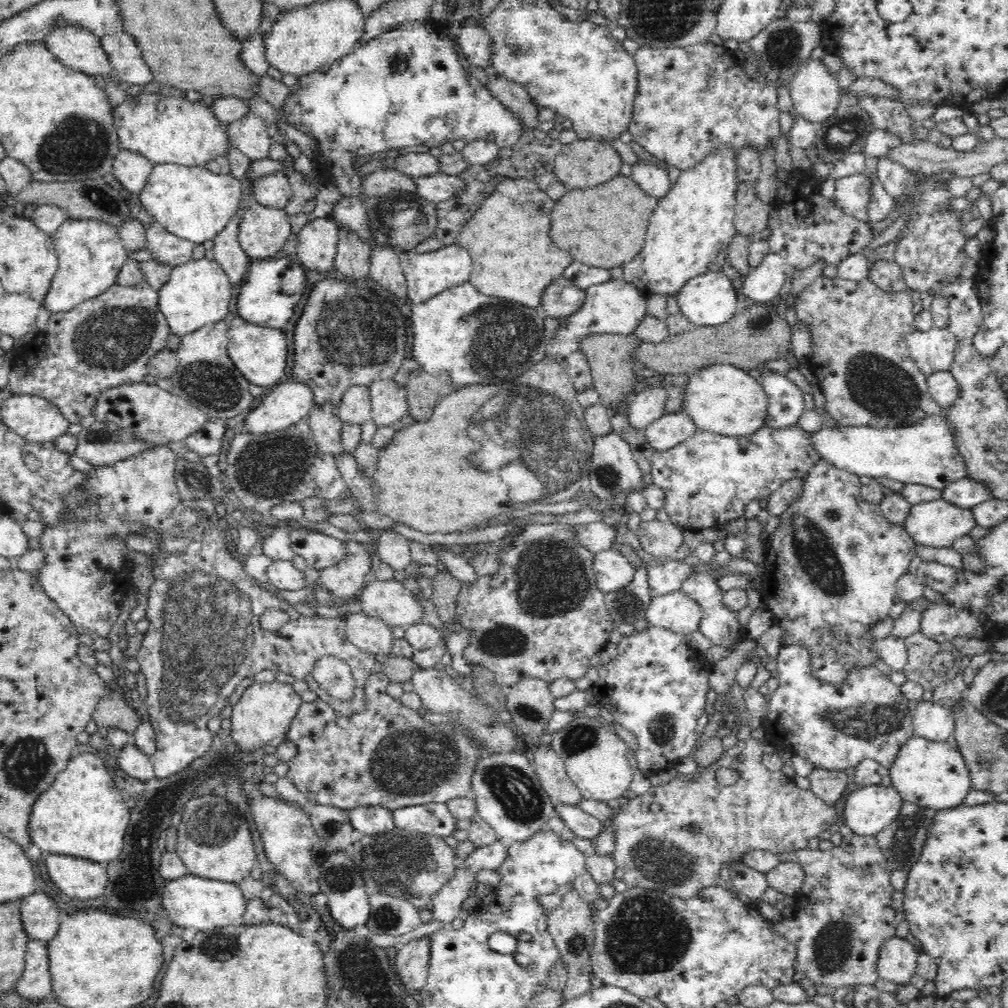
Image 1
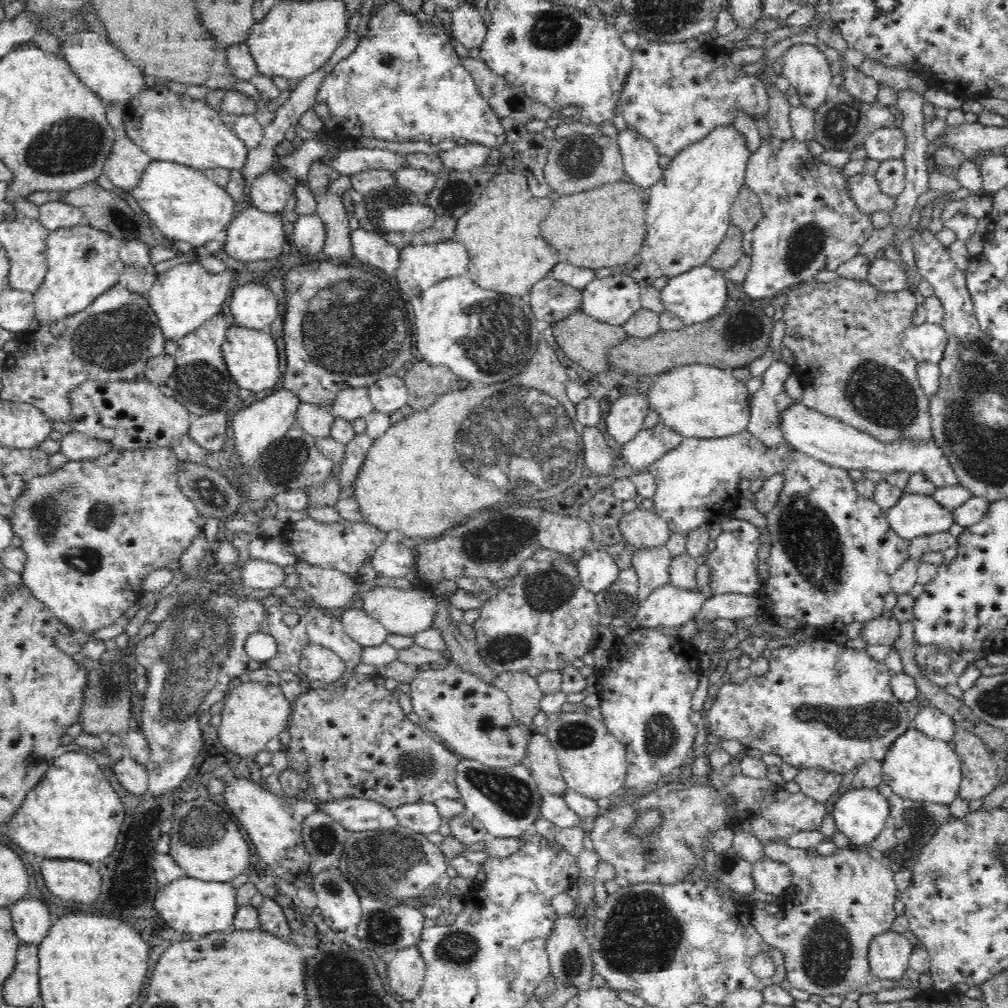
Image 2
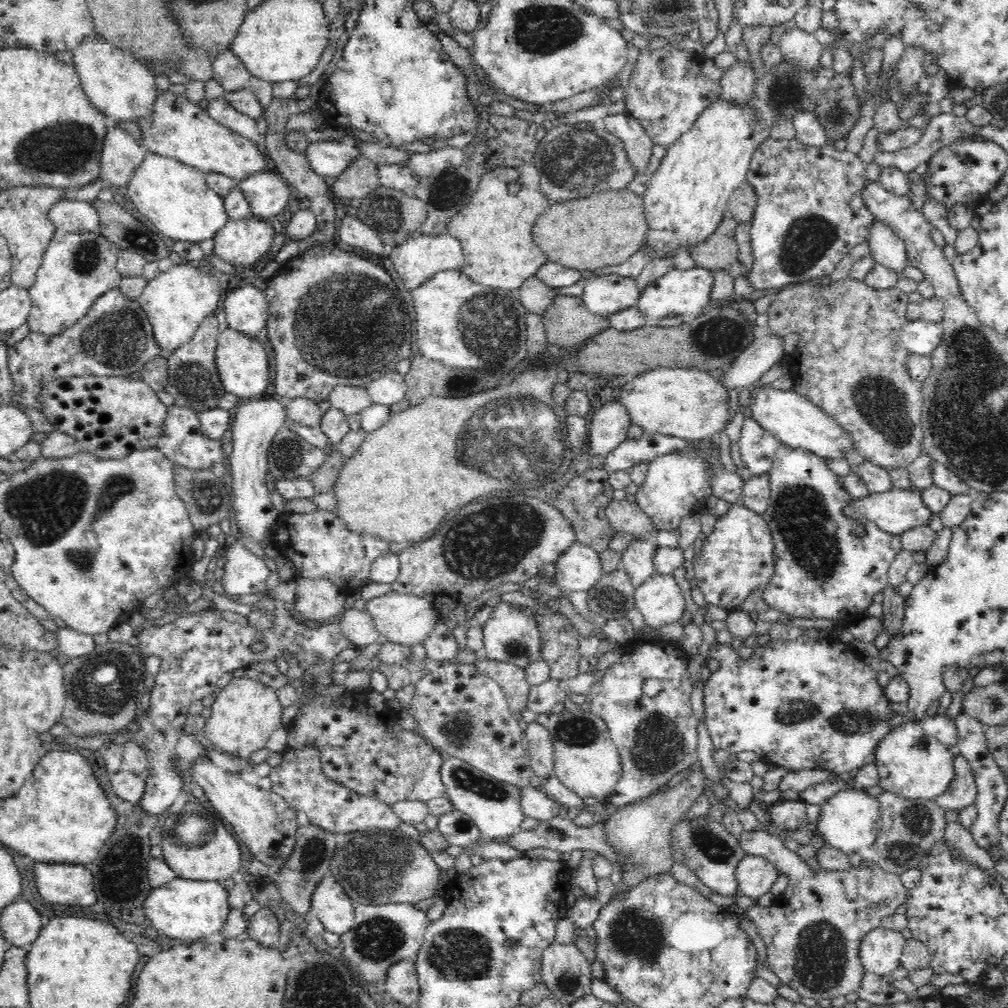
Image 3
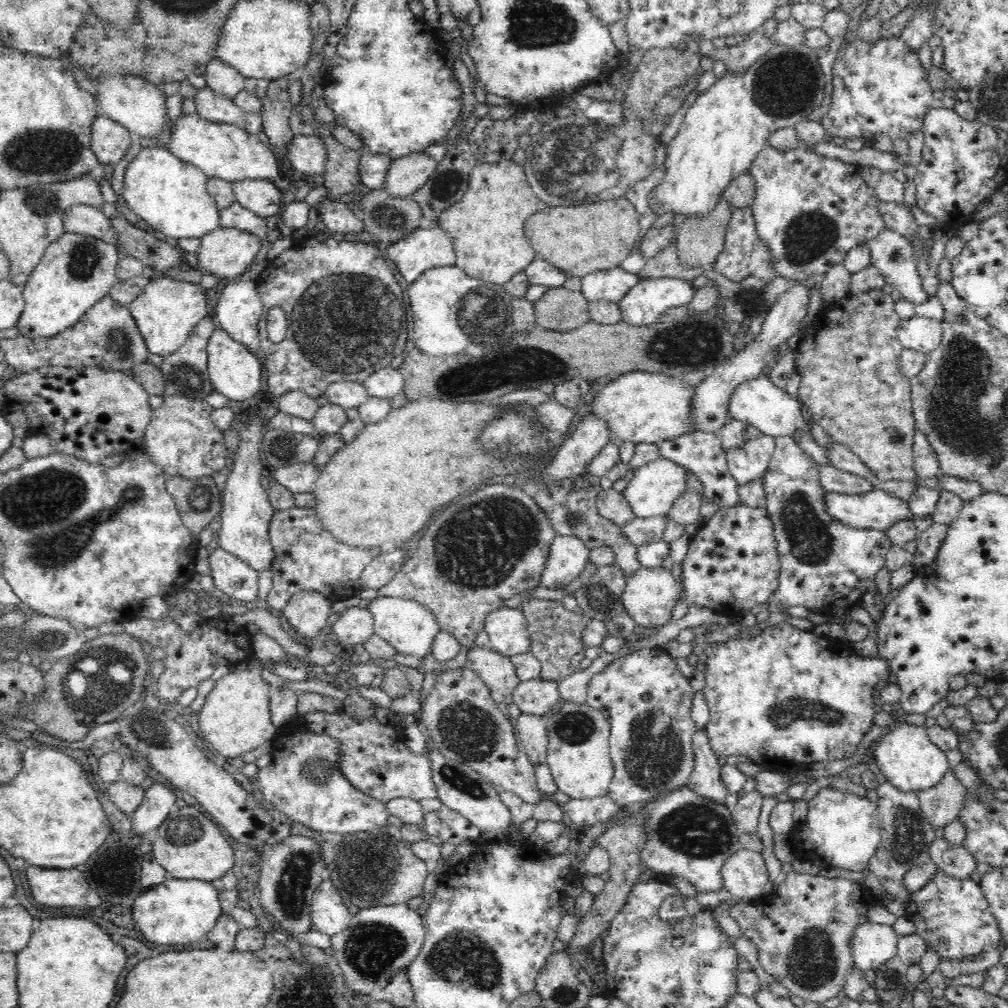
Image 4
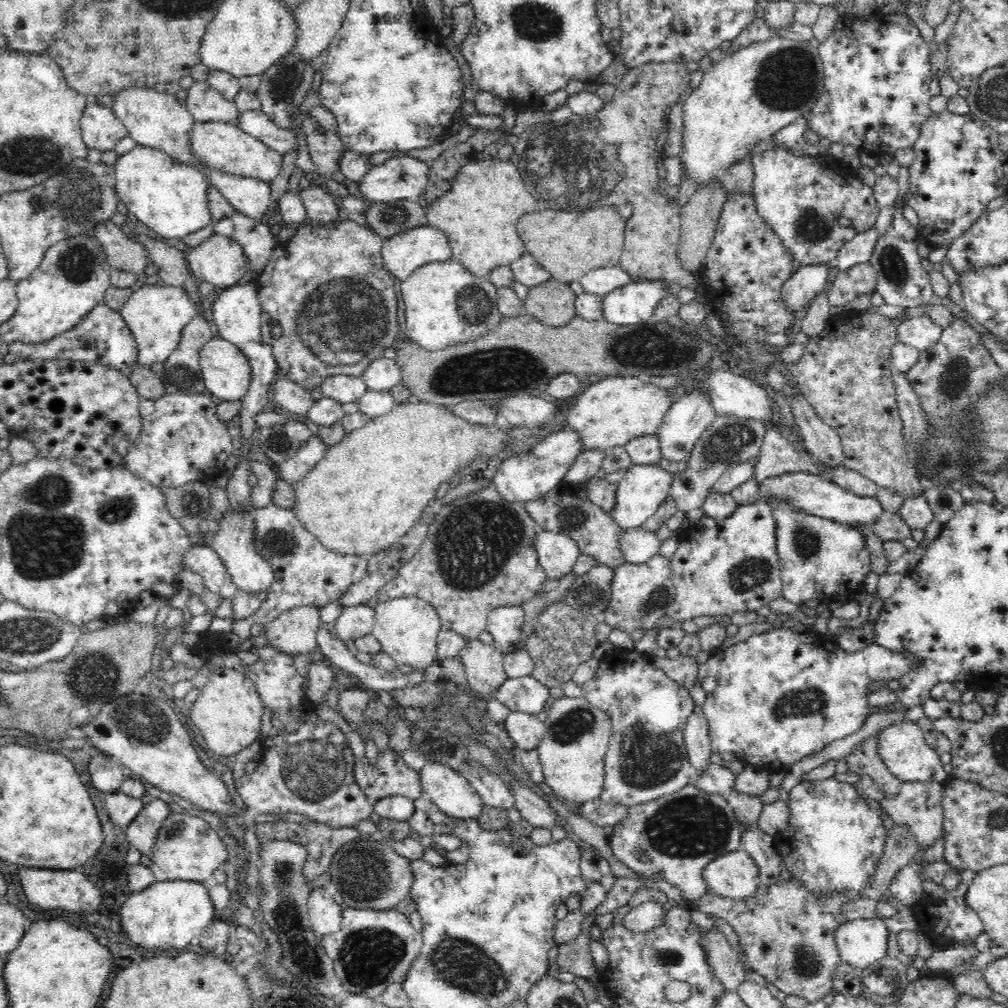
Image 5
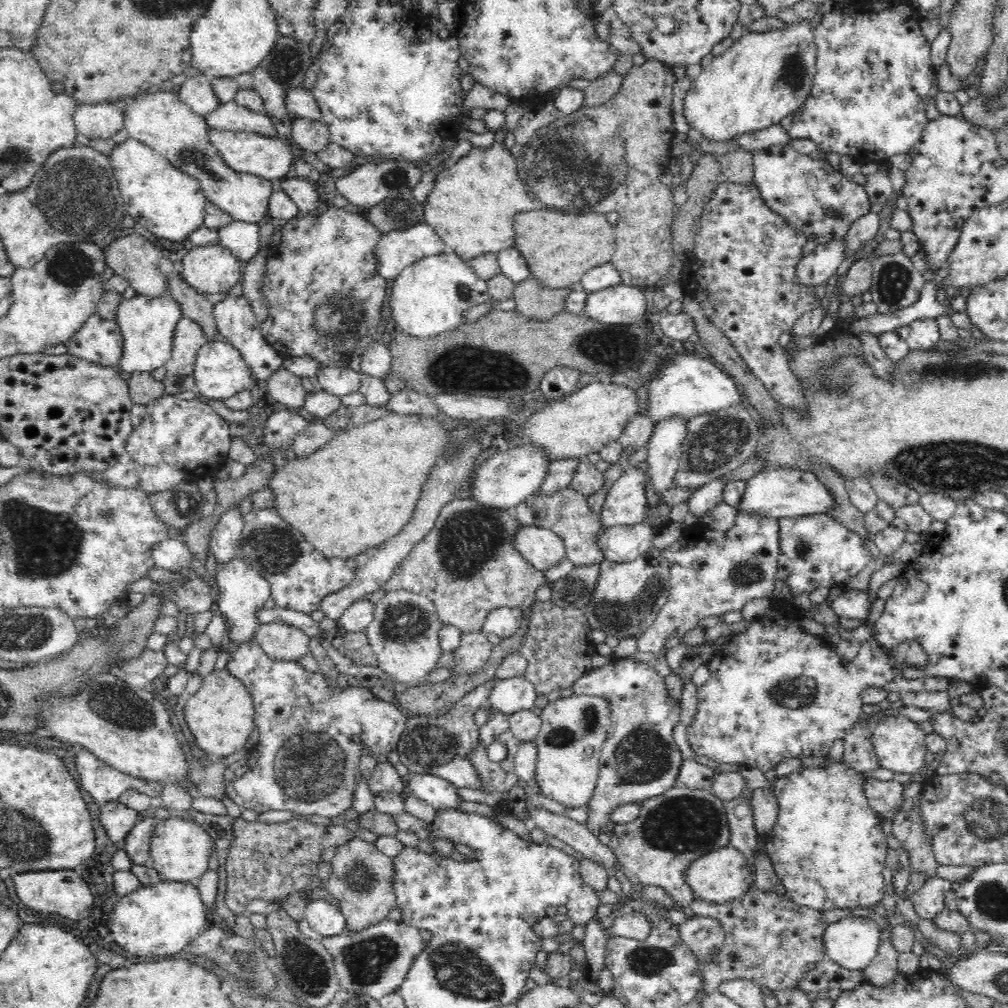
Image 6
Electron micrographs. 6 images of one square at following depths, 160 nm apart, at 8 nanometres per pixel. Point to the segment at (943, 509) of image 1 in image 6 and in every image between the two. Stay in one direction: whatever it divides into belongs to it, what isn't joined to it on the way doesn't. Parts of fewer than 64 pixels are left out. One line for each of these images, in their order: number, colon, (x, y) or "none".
2: (917, 516)
3: (899, 511)
4: (877, 509)
5: (811, 494)
6: (778, 492)

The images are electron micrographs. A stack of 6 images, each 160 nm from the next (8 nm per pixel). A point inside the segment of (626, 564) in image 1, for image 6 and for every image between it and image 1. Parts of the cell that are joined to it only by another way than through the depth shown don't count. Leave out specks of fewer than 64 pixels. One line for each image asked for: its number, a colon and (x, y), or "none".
2: (598, 569)
3: (579, 569)
4: (569, 556)
5: (558, 553)
6: (544, 549)

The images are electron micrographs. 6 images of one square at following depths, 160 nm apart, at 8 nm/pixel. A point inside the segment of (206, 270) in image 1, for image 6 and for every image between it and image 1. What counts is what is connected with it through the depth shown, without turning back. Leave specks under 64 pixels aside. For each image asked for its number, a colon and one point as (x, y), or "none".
2: (184, 297)
3: (177, 301)
4: (167, 310)
5: (157, 315)
6: (148, 324)

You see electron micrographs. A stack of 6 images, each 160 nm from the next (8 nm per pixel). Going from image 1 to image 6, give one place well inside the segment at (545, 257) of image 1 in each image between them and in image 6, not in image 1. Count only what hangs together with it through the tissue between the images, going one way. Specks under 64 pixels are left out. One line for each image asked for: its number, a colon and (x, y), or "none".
2: (508, 255)
3: (495, 230)
4: (487, 226)
5: (479, 215)
6: (472, 205)

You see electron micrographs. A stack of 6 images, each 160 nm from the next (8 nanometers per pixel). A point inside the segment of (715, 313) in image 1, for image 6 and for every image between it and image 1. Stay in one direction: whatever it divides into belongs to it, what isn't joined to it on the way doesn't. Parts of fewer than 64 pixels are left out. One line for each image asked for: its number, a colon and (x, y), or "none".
2: (700, 294)
3: (688, 293)
4: (645, 304)
5: (635, 303)
6: (622, 304)

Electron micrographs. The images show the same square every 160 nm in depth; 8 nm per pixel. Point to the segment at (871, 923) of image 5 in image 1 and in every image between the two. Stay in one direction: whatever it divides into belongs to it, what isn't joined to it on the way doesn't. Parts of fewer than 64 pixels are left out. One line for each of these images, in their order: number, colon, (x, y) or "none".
1: (898, 958)
2: (890, 954)
3: (881, 951)
4: (874, 945)

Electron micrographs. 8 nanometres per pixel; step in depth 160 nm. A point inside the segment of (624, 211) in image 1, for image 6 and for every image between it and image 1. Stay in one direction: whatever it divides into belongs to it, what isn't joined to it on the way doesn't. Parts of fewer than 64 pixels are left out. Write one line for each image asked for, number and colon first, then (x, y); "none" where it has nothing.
2: (605, 226)
3: (608, 228)
4: (579, 240)
5: (568, 244)
6: (560, 248)

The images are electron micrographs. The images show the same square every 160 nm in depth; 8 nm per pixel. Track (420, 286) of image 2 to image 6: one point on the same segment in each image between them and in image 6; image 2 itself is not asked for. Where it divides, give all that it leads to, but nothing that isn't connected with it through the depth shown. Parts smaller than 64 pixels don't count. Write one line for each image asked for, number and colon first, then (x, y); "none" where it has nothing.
3: (417, 260)
4: (423, 249)
5: (403, 253)
6: (398, 249)

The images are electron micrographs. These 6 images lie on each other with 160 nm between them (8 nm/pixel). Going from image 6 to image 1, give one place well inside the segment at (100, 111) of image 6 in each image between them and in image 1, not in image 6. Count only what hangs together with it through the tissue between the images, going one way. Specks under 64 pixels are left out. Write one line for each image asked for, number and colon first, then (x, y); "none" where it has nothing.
1: (132, 170)
2: (125, 166)
3: (121, 155)
4: (110, 141)
5: (101, 130)

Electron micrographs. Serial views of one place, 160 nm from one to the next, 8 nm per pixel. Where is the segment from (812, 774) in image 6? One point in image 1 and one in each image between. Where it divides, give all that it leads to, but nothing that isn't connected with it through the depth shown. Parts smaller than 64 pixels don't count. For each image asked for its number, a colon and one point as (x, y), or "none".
1: (869, 809)
2: (860, 814)
3: (850, 820)
4: (841, 829)
5: (833, 841)

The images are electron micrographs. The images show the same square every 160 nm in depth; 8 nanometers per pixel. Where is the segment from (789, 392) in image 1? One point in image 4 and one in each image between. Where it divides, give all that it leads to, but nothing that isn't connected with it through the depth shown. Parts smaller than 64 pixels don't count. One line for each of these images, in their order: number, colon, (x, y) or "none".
2: (770, 401)
3: (757, 446)
4: (750, 462)

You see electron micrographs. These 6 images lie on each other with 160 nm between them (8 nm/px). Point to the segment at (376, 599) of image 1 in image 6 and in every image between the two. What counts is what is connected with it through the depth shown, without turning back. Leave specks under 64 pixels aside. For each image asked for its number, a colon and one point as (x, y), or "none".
2: (402, 612)
3: (406, 619)
4: (409, 626)
5: (407, 629)
6: (404, 635)

